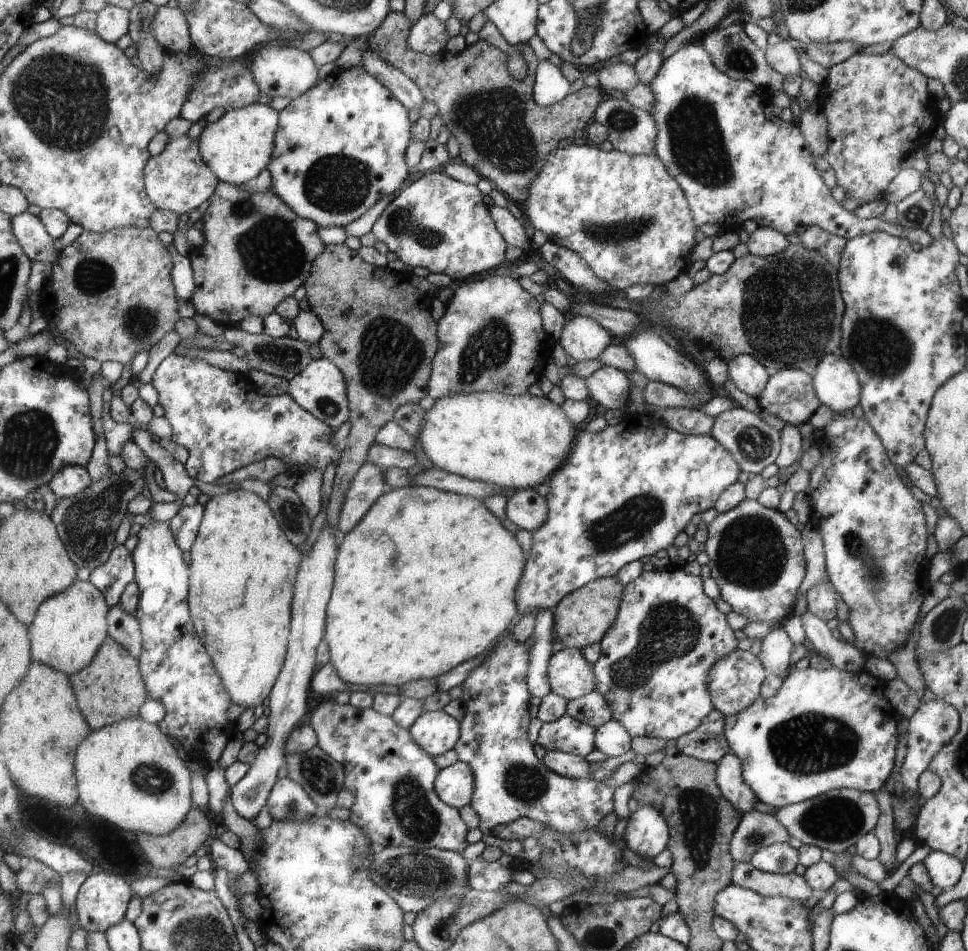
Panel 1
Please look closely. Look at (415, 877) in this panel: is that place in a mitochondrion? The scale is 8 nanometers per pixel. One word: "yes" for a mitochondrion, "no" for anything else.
yes

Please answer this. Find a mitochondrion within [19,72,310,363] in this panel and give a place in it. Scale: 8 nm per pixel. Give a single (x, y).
(91, 276)

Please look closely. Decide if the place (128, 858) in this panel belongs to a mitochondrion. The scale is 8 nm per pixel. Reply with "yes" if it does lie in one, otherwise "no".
no

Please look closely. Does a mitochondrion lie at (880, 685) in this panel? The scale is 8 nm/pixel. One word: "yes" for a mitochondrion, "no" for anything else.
no

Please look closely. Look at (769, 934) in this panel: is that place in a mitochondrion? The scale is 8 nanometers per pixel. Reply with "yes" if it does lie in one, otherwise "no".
no

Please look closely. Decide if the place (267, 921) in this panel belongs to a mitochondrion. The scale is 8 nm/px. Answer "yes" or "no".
no

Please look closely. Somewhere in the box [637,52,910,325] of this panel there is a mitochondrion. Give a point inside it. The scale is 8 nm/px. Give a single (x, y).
(696, 143)

